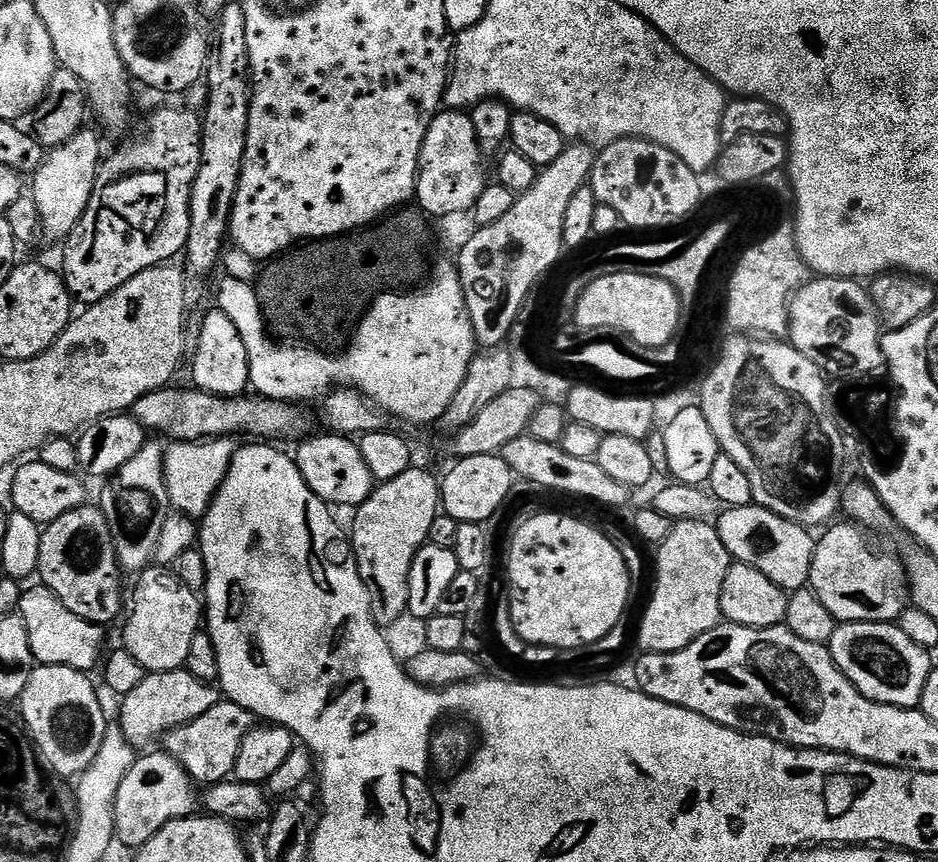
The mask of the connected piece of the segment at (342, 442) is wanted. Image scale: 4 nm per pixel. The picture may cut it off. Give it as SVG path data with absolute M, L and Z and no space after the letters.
M339 434L316 436L313 440L305 439L294 459L308 489L329 506L336 504L352 504L358 506L372 493L374 481L370 474L370 466L360 453L359 443L355 439Z

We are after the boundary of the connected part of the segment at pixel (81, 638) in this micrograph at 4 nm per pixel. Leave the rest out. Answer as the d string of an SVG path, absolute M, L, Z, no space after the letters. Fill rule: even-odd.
M25 587L20 594L18 615L26 622L26 634L30 638L30 650L37 665L70 666L79 672L91 673L92 667L102 660L100 650L104 646L105 629L86 618L78 618L74 610L66 610L60 599L49 588Z

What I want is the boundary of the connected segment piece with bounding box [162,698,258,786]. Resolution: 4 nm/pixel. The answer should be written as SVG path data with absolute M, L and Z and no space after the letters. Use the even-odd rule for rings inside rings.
M224 698L210 706L202 718L194 718L194 722L186 722L167 732L162 738L162 748L183 766L188 777L197 785L211 786L227 781L235 773L242 738L246 738L248 731L257 727L257 724L257 717L250 710Z

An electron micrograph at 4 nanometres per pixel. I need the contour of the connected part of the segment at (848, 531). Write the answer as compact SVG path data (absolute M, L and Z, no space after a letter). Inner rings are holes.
M836 522L824 537L816 540L816 553L808 584L822 598L826 610L838 622L853 624L886 624L899 621L910 606L908 569L896 556L883 556L868 549L865 529L851 523Z

